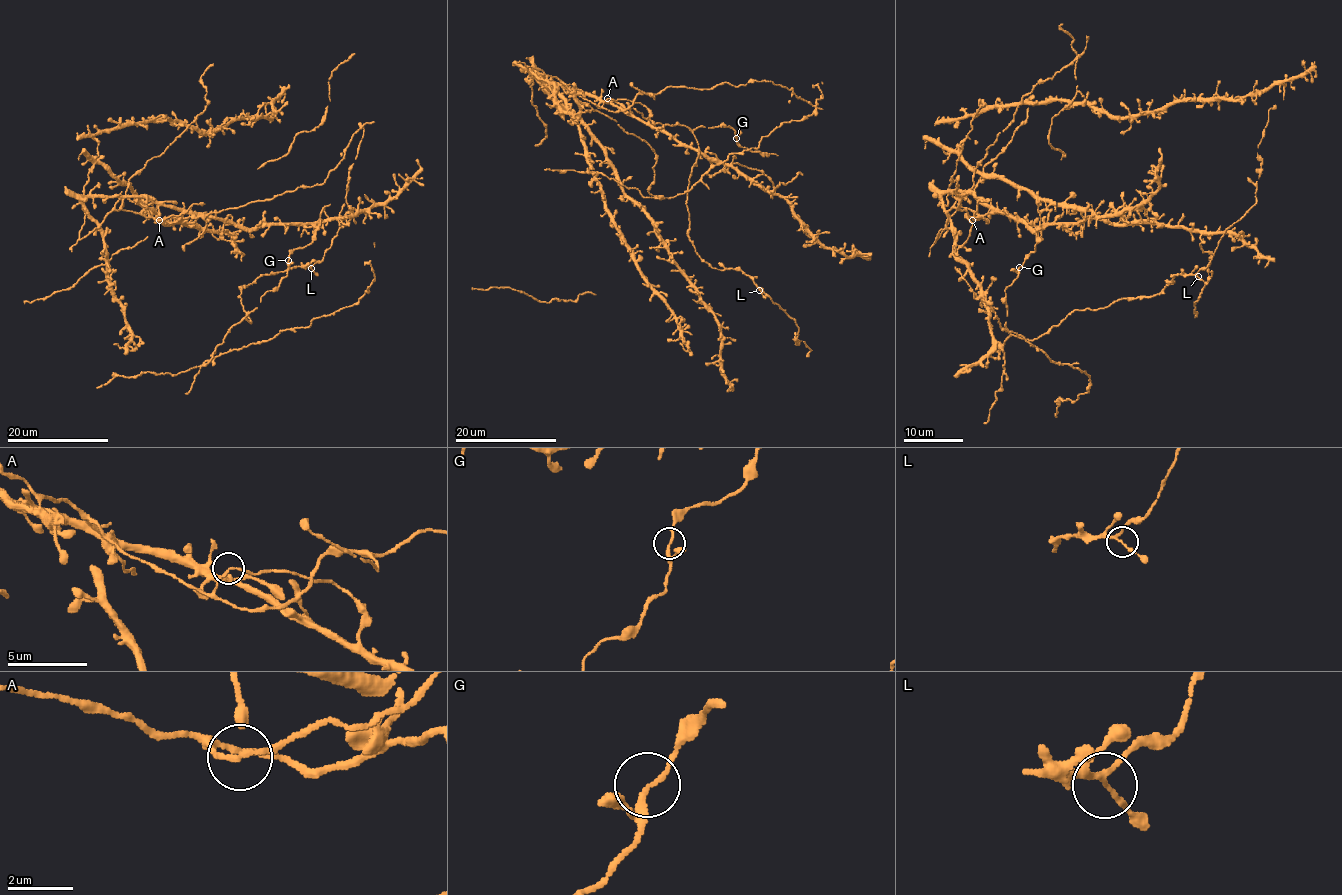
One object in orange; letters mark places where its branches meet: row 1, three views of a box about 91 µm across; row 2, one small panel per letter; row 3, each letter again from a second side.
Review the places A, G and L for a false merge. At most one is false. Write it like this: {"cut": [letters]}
{"cut": []}

